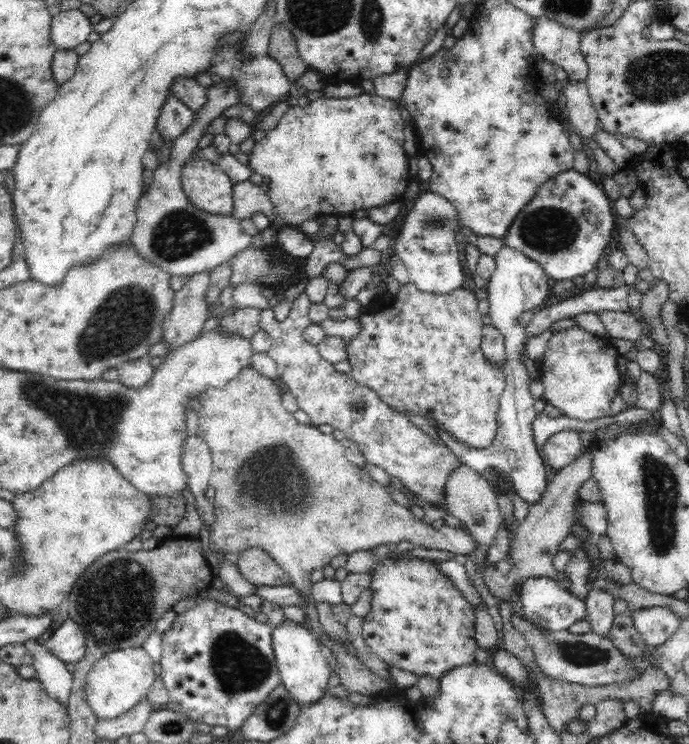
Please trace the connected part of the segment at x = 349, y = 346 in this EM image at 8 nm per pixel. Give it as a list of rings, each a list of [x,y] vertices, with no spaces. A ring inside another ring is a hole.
[[[406,282],[392,296],[390,292],[372,300],[362,308],[356,322],[360,330],[354,338],[344,340],[346,360],[350,362],[350,376],[370,390],[374,390],[382,402],[400,414],[418,414],[434,420],[438,430],[450,434],[454,440],[472,446],[474,450],[488,448],[498,434],[498,410],[500,398],[506,388],[504,362],[492,364],[482,352],[482,328],[484,316],[478,312],[478,298],[472,288],[456,288],[450,294],[428,294],[418,290],[414,282]]]

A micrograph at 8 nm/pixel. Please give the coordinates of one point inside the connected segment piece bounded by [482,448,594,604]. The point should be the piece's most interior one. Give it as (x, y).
(551, 520)

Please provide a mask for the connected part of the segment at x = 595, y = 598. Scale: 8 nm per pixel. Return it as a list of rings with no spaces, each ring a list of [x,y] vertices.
[[[590,590],[588,596],[584,598],[586,602],[586,610],[588,610],[588,622],[592,626],[592,632],[596,632],[598,636],[608,636],[608,632],[612,630],[614,622],[616,622],[616,614],[614,614],[614,602],[618,598],[614,598],[612,592],[608,590]]]

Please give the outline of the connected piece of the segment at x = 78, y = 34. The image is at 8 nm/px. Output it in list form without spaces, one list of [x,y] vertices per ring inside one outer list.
[[[78,10],[52,14],[52,26],[50,26],[50,42],[58,50],[76,50],[80,44],[88,42],[88,36],[92,34],[90,18],[86,18]]]

